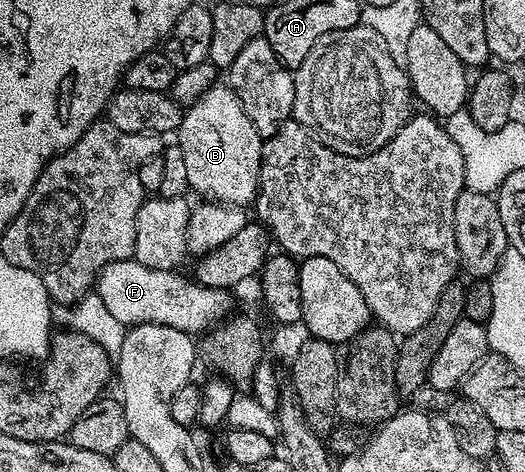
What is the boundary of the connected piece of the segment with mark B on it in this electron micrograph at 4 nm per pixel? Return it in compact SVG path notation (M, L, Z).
M215 86L195 104L189 105L182 113L182 125L176 133L176 146L184 154L184 166L188 173L189 191L199 192L199 197L210 202L233 204L235 206L253 205L258 195L260 170L262 169L262 146L264 137L252 126L252 118L244 114L240 98L229 86Z

